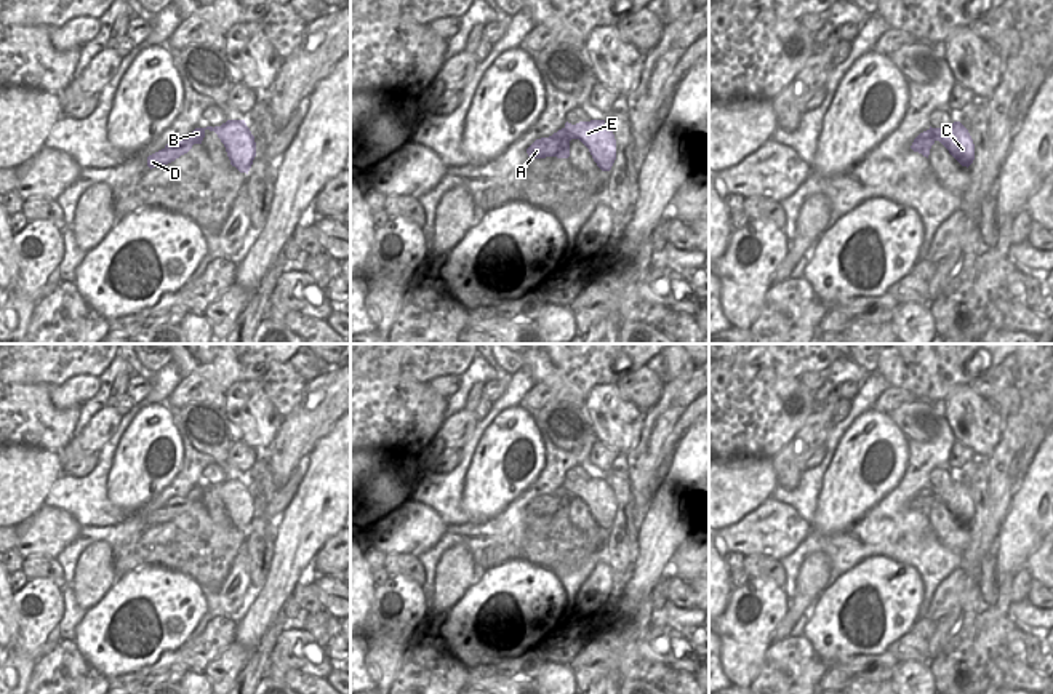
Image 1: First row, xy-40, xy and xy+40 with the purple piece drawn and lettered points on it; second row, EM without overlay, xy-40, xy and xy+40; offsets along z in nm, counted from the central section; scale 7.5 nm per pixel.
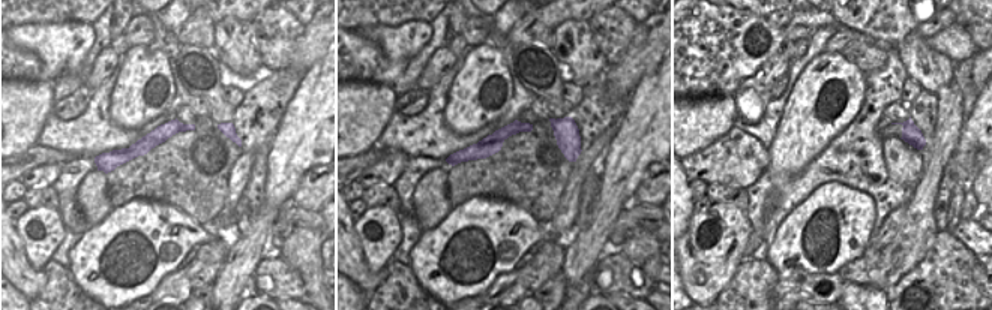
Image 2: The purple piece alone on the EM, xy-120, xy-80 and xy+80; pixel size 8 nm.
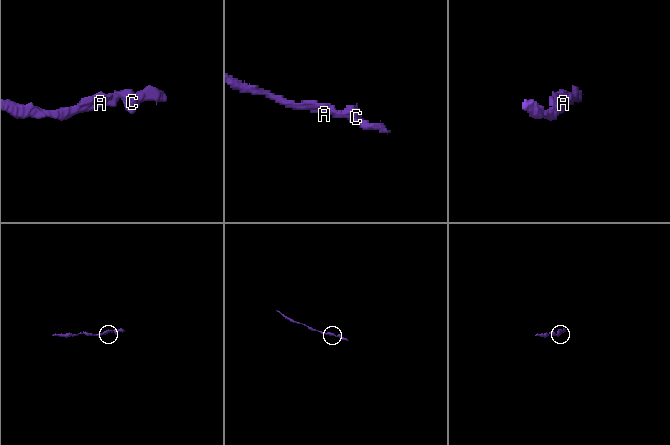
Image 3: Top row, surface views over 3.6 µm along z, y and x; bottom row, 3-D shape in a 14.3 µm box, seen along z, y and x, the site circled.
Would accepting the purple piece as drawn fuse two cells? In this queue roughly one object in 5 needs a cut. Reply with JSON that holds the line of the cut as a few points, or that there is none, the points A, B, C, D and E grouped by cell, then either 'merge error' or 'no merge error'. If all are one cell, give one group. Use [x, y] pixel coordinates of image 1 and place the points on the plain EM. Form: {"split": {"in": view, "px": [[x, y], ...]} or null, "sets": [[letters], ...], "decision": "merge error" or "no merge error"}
{"split": null, "sets": [["A", "B", "C", "D", "E"]], "decision": "no merge error"}

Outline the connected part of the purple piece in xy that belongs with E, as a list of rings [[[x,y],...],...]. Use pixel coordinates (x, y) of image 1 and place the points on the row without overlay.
[[[605,478],[565,481],[562,488],[549,496],[536,497],[526,512],[530,517],[568,517],[570,499],[579,497],[591,510],[594,520],[602,529],[610,529],[616,518],[616,497]]]

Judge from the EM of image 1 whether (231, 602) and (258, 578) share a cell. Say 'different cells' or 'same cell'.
different cells

